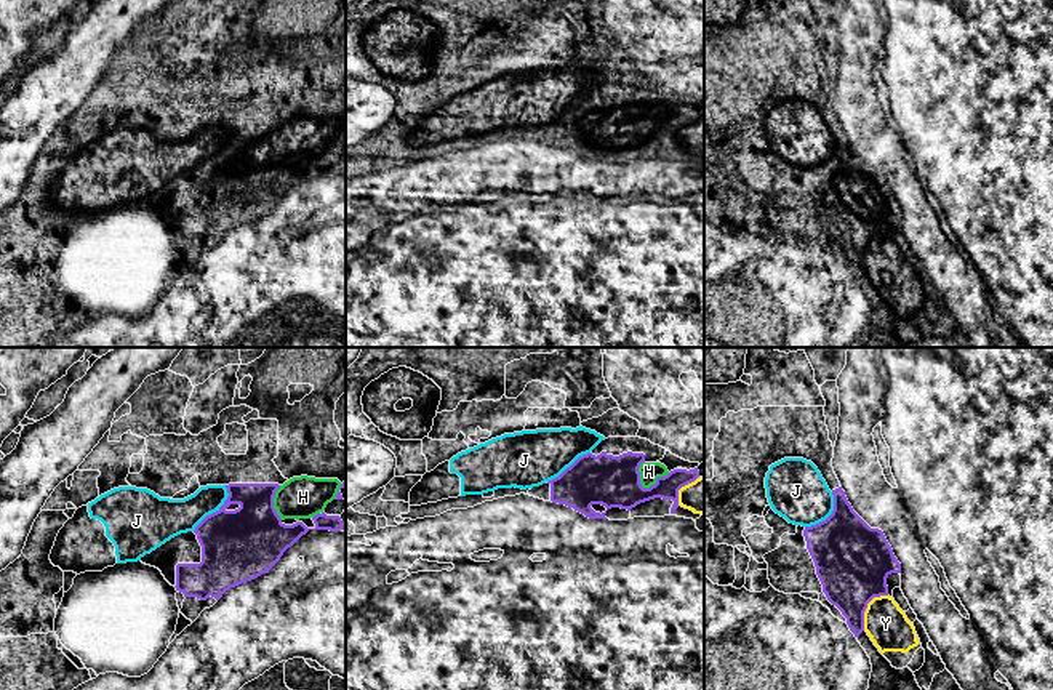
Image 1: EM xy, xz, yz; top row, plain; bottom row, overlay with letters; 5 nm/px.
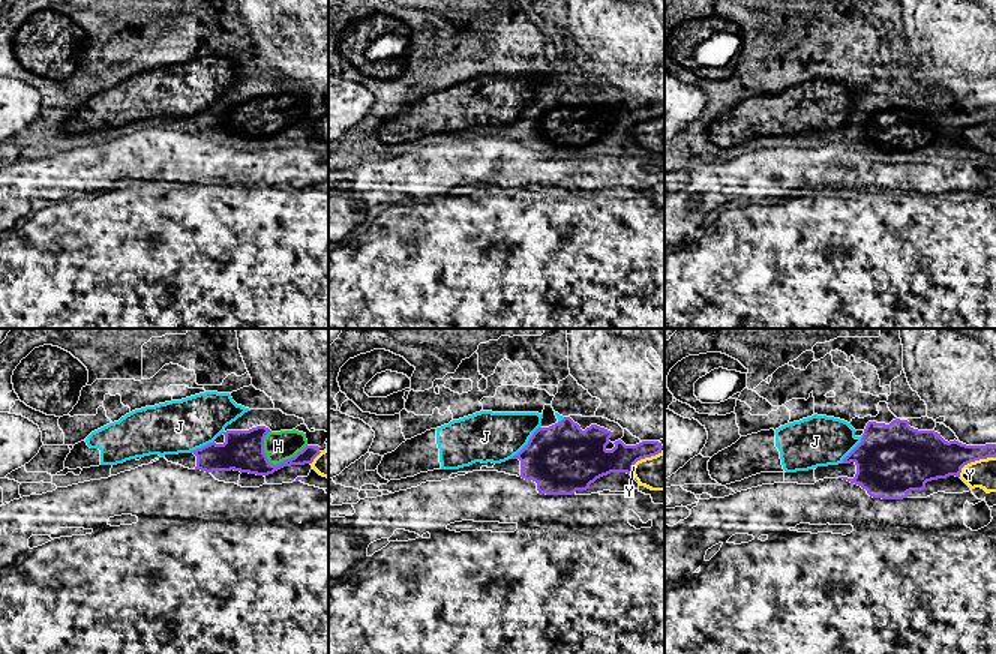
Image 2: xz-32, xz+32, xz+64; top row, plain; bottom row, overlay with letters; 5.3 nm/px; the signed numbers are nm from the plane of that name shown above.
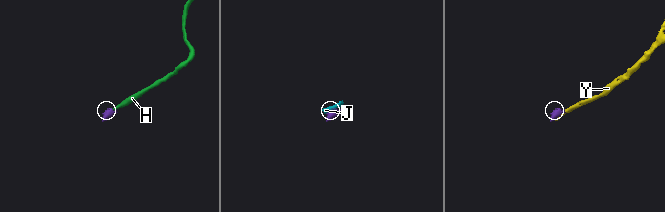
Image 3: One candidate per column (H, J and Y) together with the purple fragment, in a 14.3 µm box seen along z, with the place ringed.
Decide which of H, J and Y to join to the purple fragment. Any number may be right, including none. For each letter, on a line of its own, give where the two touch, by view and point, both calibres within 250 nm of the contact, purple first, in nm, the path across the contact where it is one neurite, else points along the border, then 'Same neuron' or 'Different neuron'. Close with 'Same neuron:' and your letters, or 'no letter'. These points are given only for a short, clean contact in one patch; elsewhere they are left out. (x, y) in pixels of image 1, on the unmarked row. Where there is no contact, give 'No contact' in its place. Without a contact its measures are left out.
H: Touches purple at xz (650, 128). Thickness 260 nm (purple) against 100 nm. Path across: xz (610, 122), (634, 122), (650, 128), (648, 112). Same neuron
J: Touches purple at xy (216, 152). Thickness 360 nm (purple) against 190 nm. Different neuron
Y: Touches purple at yz (866, 248). Thickness 380 nm (purple) against 220 nm. Different neuron
Same neuron: H

